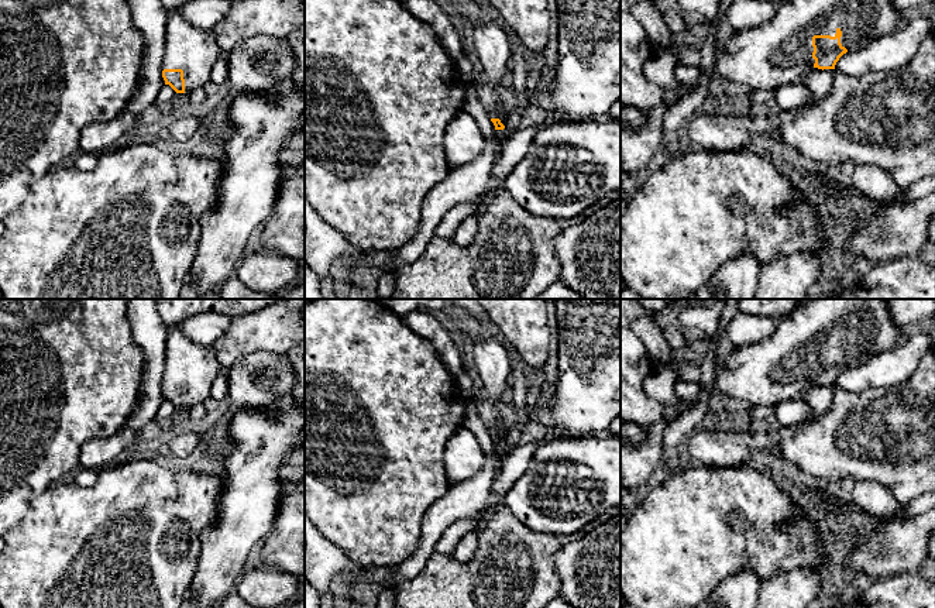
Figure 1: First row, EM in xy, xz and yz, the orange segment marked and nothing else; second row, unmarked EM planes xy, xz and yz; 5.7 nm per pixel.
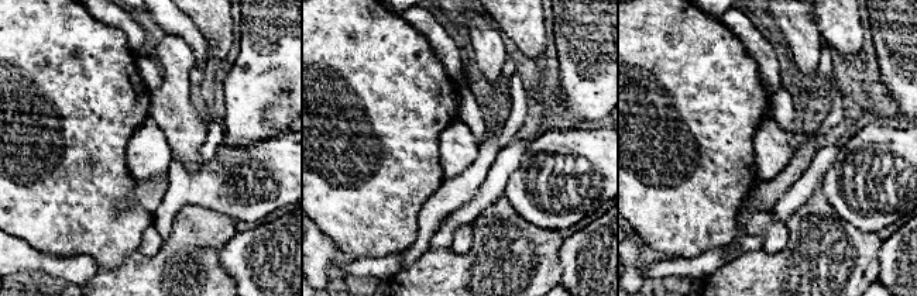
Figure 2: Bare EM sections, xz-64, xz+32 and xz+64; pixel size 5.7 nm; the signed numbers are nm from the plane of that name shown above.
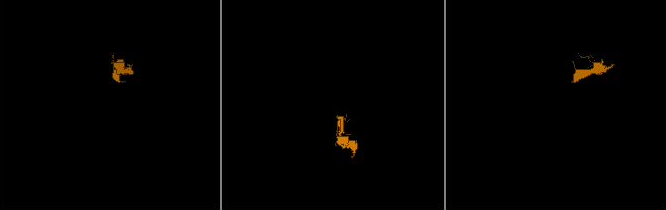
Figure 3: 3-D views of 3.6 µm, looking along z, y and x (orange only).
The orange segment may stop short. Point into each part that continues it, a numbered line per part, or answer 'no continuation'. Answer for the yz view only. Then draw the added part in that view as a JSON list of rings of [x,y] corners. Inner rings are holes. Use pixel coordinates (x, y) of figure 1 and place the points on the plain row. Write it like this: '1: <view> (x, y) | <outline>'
1: yz (777, 368) | [[[804,299],[770,336],[733,348],[725,364],[715,370],[711,392],[739,398],[749,406],[774,406],[784,401],[801,399],[814,385],[814,351],[835,353],[839,344],[842,363],[856,367],[894,348],[898,336],[900,327],[890,319],[884,299]]]

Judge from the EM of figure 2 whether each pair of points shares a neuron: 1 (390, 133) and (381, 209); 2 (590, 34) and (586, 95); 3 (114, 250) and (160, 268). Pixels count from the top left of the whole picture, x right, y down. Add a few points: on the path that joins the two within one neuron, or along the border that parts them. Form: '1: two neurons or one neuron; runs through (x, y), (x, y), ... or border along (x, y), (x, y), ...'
1: one neuron; runs through (391, 151), (392, 155), (381, 168), (381, 190)
2: one neuron; runs through (590, 50), (590, 79)
3: two neurons; border along (137, 250), (117, 267), (100, 268)

